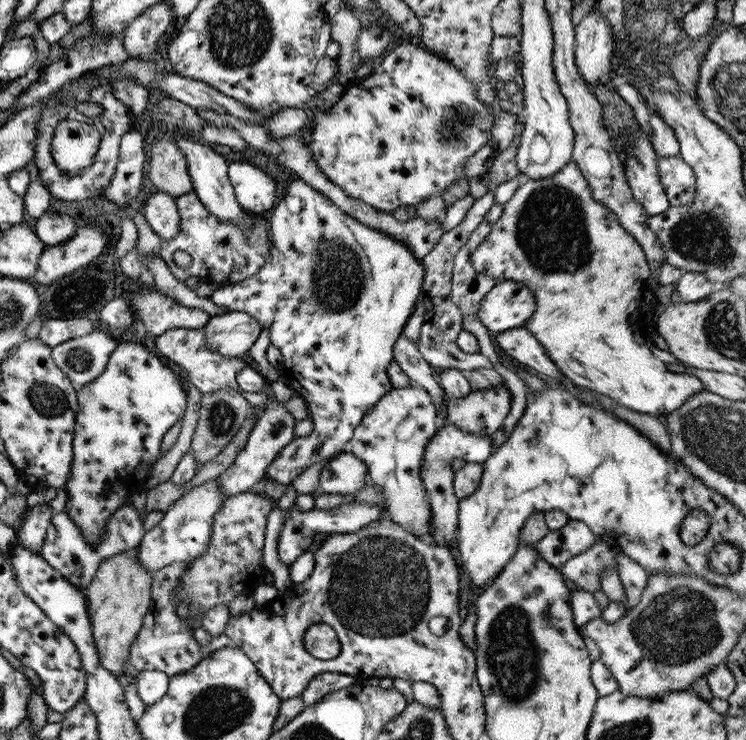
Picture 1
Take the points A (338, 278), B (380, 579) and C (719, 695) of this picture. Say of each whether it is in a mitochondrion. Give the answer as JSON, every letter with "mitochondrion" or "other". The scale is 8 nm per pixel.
{"A":"mitochondrion","B":"mitochondrion","C":"other"}

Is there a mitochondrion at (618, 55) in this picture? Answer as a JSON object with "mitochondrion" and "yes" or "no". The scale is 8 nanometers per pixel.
{"mitochondrion":"no"}

